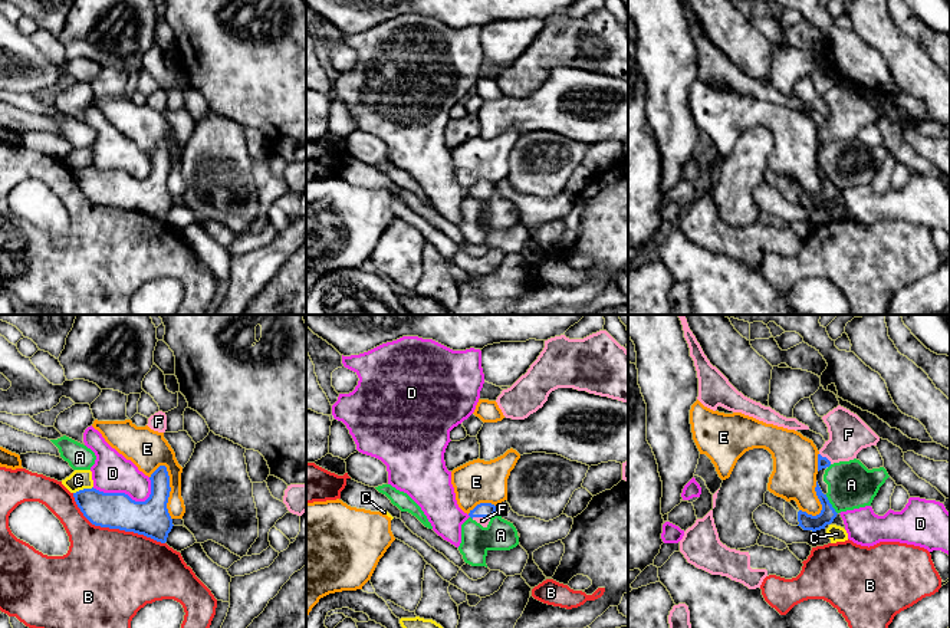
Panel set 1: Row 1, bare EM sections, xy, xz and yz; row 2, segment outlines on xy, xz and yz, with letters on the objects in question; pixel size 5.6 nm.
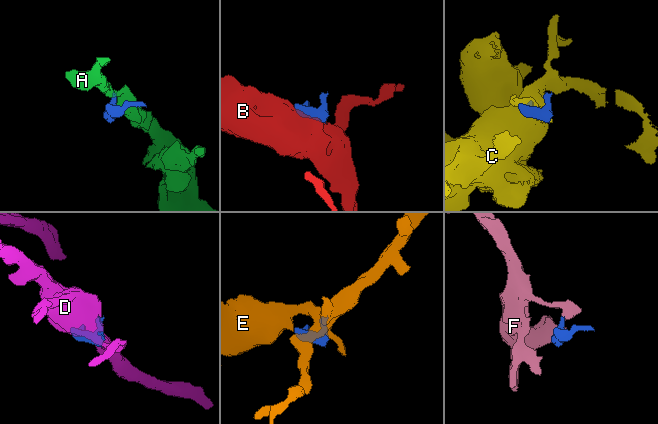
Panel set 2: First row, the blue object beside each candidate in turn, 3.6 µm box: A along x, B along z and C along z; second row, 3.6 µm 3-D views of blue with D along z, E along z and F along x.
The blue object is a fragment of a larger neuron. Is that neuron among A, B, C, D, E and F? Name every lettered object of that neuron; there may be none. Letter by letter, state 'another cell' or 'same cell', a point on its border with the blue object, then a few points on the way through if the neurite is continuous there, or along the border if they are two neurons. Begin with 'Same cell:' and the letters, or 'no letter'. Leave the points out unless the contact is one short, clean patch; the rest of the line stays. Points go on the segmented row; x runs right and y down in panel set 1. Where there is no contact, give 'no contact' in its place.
Same cell: F
A: another cell; meets blue in yz at (831, 505); border along yz (825, 495), (837, 513)
B: another cell; meets blue in xy at (114, 528)
C: another cell; meets blue in xy at (84, 489)
D: another cell; meets blue in xy at (128, 496)
E: another cell; meets blue in xy at (170, 490)
F: same cell; meets blue in yz at (825, 457); runs through yz (822, 462), (825, 457), (848, 434)

